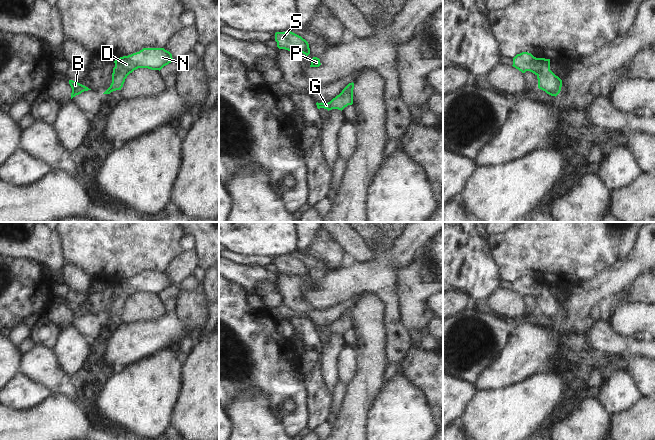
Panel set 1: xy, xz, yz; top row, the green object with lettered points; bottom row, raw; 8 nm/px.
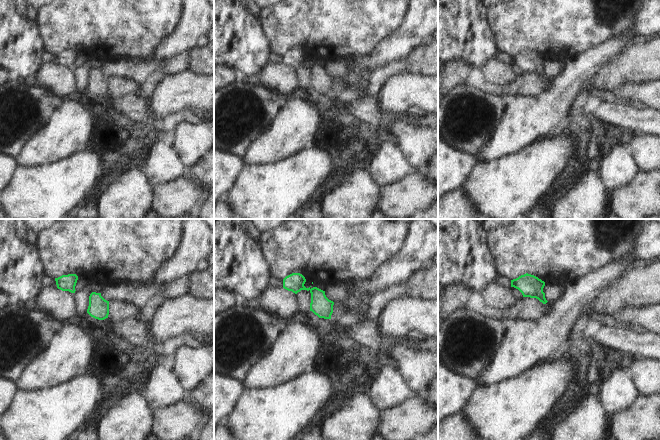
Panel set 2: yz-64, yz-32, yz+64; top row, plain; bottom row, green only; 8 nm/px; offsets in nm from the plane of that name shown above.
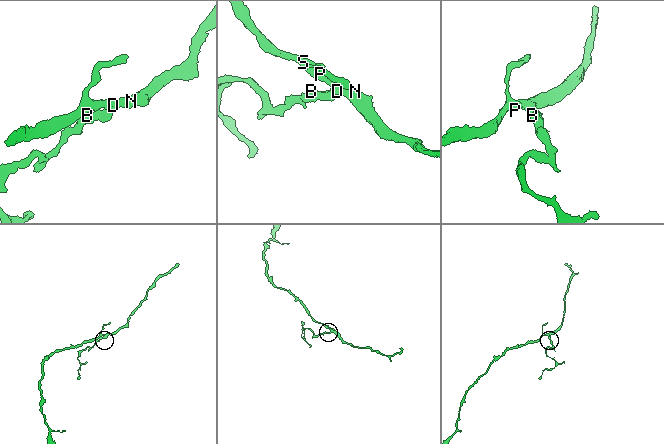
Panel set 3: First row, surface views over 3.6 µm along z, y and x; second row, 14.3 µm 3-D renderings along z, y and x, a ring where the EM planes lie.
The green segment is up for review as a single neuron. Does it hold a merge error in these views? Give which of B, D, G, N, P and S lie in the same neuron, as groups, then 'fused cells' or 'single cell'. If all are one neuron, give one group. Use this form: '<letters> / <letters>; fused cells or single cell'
B D G N P S; single cell

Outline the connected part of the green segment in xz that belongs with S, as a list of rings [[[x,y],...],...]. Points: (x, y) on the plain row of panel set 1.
[[[276,256],[275,265],[279,273],[285,273],[293,276],[300,276],[308,280],[310,278],[310,272],[308,266],[301,260],[291,256]]]

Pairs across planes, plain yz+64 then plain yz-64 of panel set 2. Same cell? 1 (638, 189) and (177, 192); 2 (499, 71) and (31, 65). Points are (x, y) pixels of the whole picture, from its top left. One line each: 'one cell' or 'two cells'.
1: one cell
2: two cells

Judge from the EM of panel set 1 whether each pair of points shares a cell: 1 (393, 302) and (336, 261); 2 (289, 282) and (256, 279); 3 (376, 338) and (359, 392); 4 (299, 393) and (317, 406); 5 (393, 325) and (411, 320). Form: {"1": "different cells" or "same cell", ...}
{"1": "different cells", "2": "different cells", "3": "same cell", "4": "different cells", "5": "different cells"}

